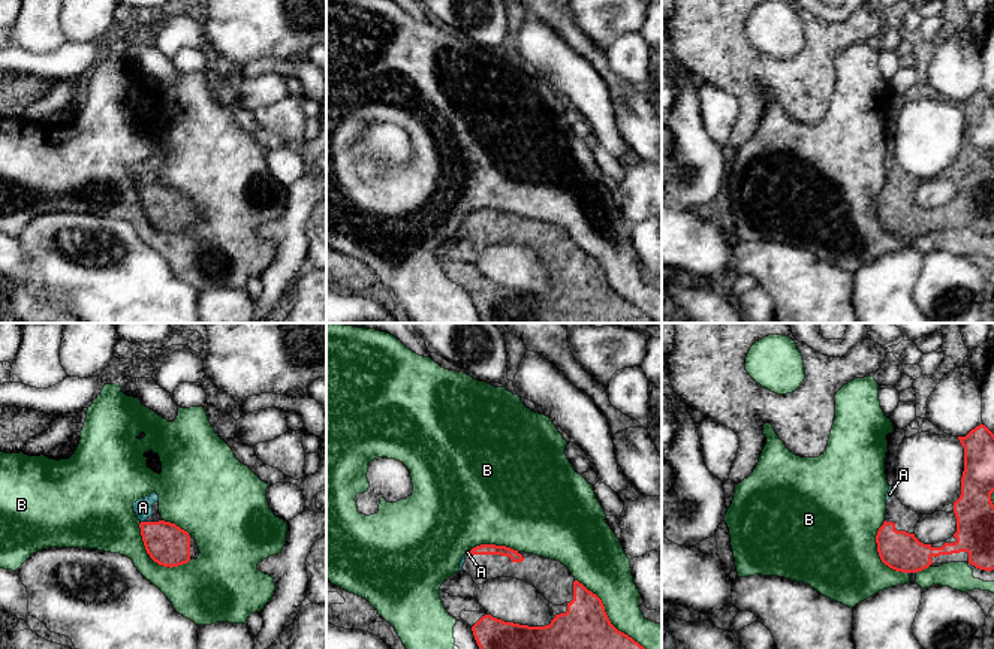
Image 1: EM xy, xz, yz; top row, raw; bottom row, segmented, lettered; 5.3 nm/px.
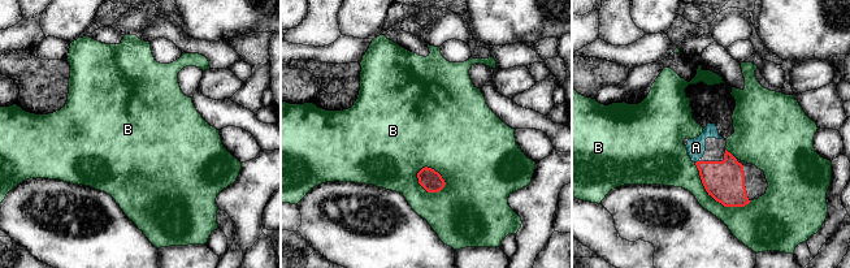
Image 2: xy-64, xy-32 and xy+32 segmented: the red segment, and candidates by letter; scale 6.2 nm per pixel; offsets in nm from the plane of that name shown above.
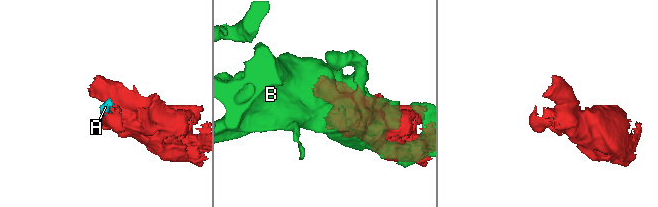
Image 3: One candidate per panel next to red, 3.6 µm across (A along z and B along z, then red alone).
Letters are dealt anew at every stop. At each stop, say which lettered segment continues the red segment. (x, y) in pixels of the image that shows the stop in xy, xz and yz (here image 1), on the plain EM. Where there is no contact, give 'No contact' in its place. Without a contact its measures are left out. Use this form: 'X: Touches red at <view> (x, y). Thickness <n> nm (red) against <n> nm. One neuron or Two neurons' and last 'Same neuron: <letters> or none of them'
A: Touches red at xy (144, 187). Thickness 220 nm (red) against 100 nm. One neuron
B: Touches red at xz (610, 286). Thickness 480 nm (red) against 260 nm. Two neurons
Same neuron: A

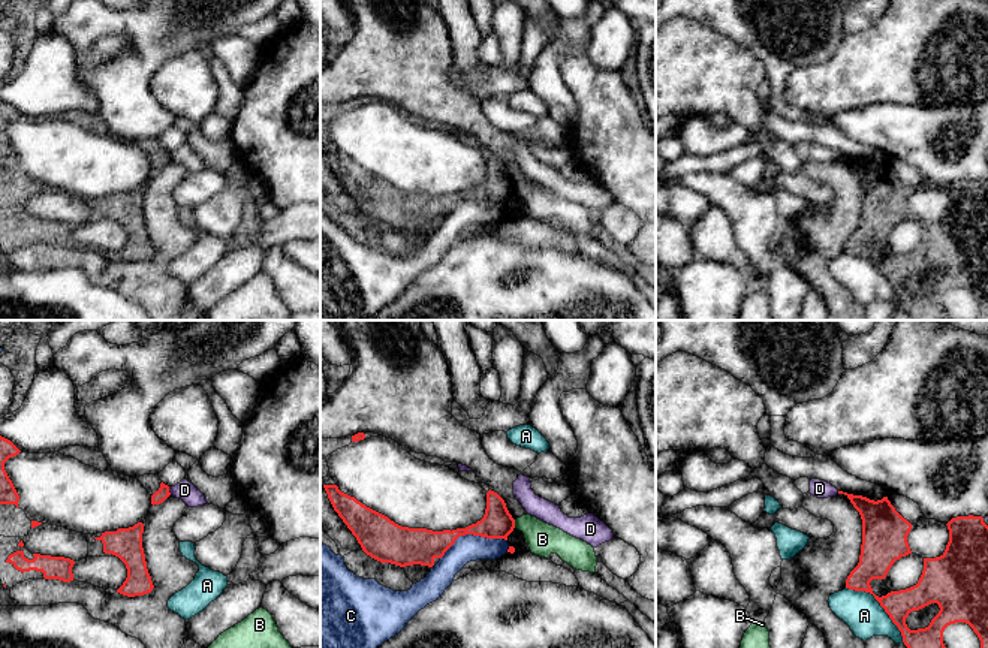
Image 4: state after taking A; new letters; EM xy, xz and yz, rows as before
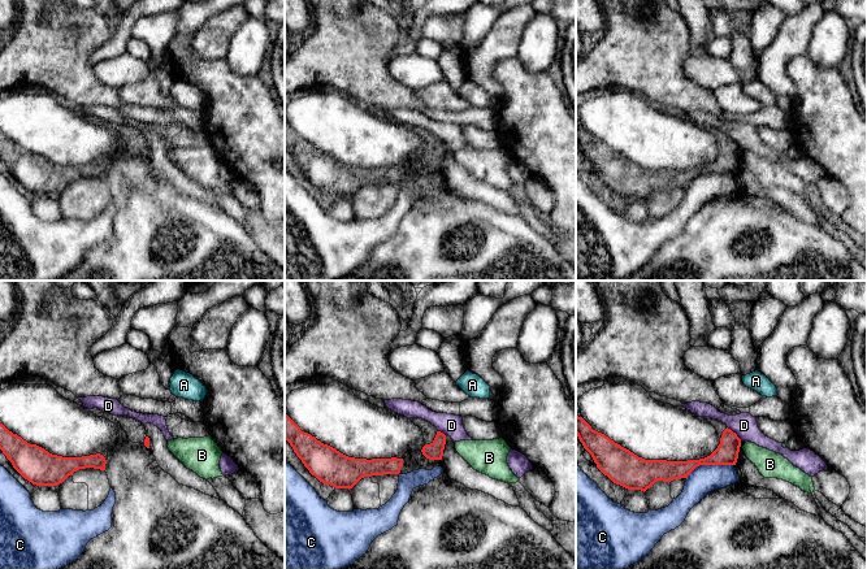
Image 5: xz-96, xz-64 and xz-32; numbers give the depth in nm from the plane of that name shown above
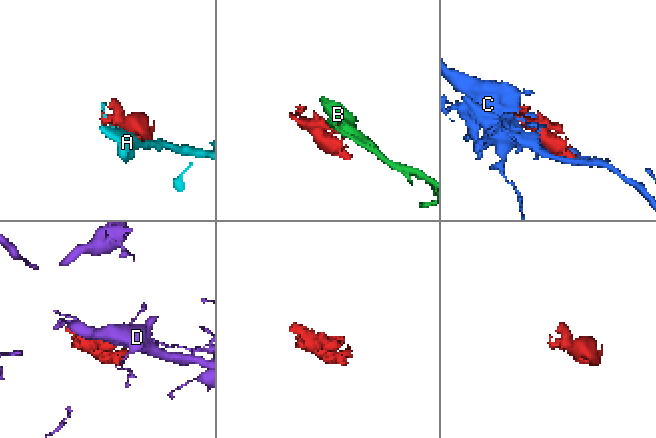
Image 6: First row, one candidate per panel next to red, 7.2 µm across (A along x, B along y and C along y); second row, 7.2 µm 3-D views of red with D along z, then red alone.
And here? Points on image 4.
A: Touches red at yz (880, 270). Thickness 180 nm (red) against 200 nm. Two neurons
B: Touches red at xz (514, 189). Thickness 170 nm (red) against 170 nm. Two neurons
C: Touches red at xz (472, 198). Thickness 170 nm (red) against 150 nm. Two neurons
D: Touches red at xy (168, 156). Thickness 70 nm (red) against 100 nm. Two neurons
Same neuron: none of them

